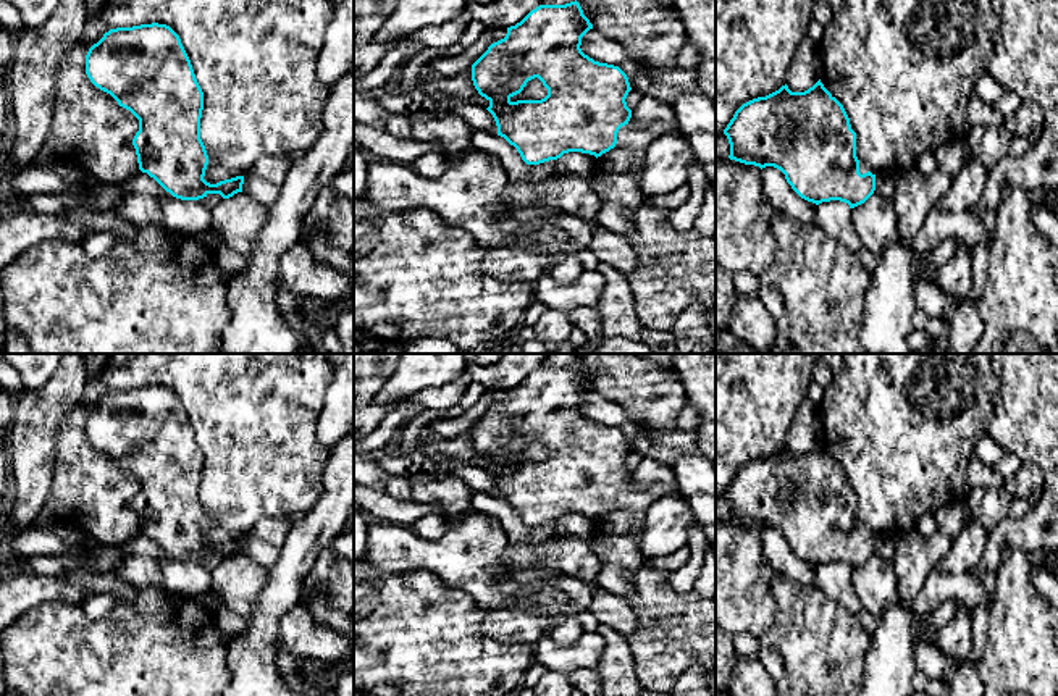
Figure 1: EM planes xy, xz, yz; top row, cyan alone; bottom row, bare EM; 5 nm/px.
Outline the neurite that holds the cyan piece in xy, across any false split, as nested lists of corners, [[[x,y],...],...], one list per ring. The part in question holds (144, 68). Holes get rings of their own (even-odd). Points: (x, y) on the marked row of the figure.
[[[166,24],[116,27],[103,34],[86,55],[86,74],[100,90],[139,119],[132,139],[139,170],[181,200],[199,200],[208,194],[229,199],[242,192],[244,176],[210,184],[204,179],[208,155],[200,139],[204,92],[179,36]]]

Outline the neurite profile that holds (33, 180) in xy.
[[[27,165],[13,176],[11,189],[18,200],[34,194],[79,195],[86,189],[86,181],[73,184],[57,176],[50,168]]]

